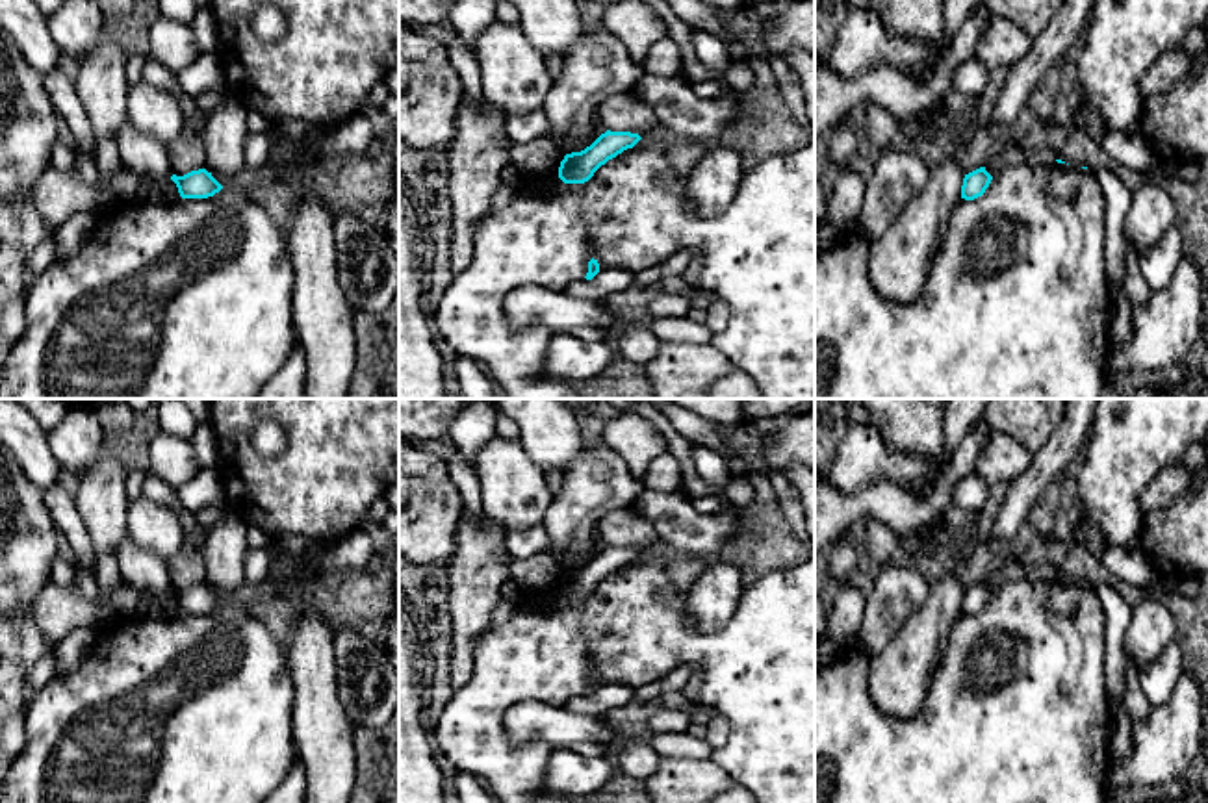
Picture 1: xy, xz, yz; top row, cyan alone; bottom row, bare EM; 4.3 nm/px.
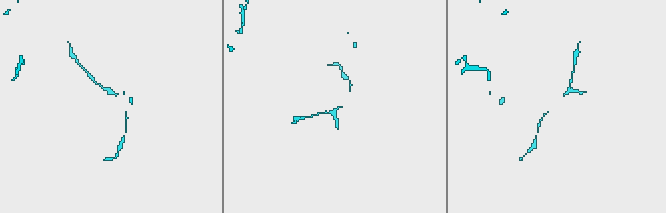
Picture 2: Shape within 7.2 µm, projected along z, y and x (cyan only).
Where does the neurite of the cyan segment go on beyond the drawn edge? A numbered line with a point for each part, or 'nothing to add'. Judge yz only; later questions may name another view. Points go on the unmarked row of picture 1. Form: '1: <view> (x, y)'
nothing to add

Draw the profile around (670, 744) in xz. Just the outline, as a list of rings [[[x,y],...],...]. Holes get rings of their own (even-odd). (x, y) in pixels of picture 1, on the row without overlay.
[[[659,733],[649,744],[661,758],[707,760],[713,755],[713,747],[705,738],[688,733]]]

